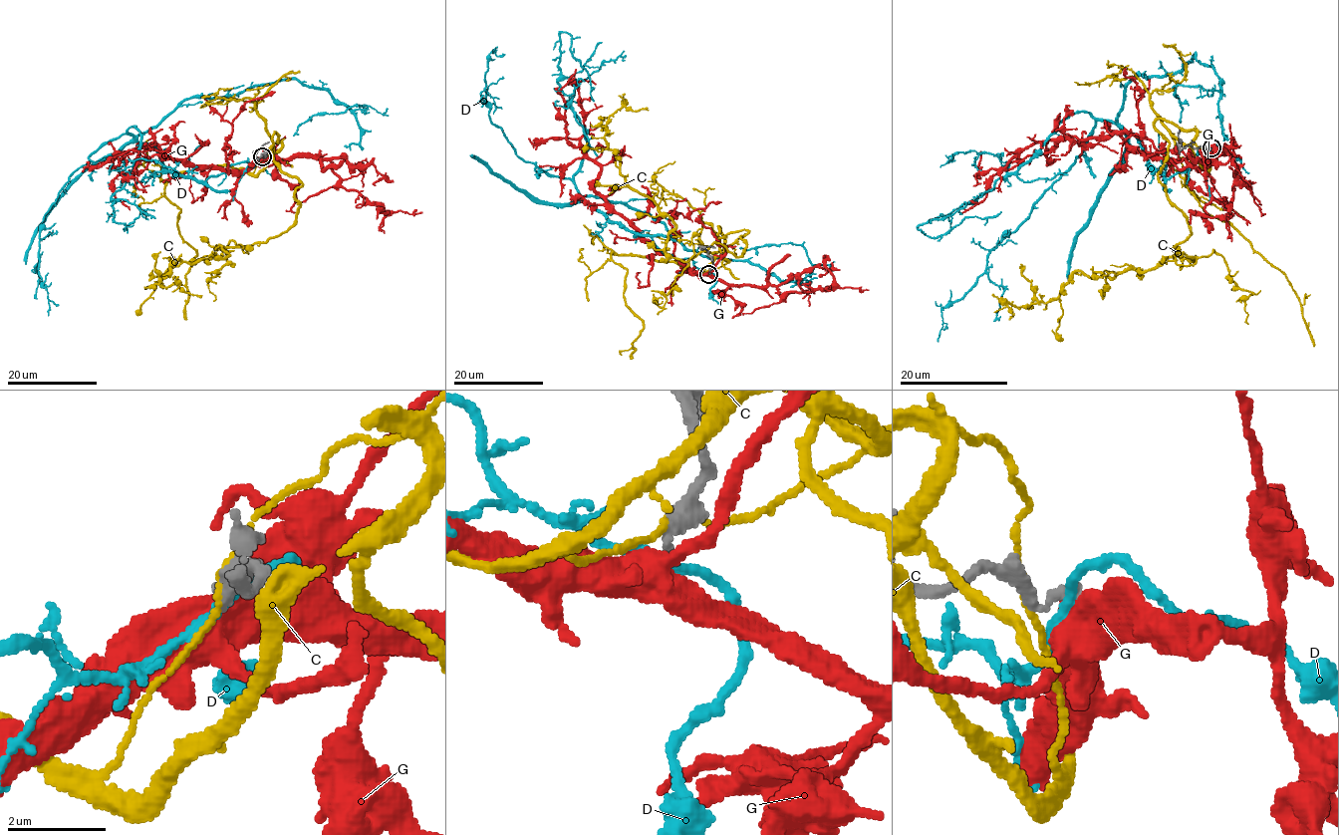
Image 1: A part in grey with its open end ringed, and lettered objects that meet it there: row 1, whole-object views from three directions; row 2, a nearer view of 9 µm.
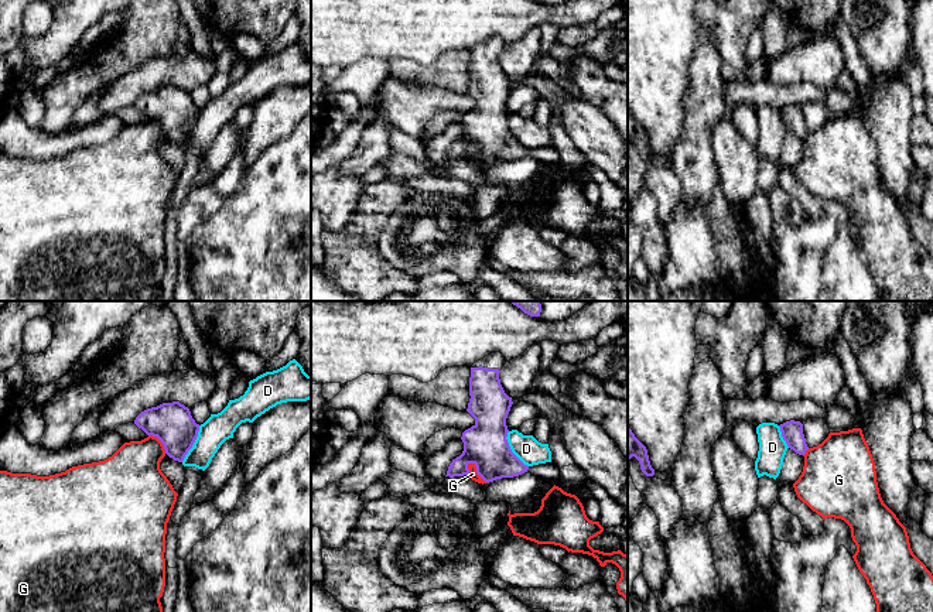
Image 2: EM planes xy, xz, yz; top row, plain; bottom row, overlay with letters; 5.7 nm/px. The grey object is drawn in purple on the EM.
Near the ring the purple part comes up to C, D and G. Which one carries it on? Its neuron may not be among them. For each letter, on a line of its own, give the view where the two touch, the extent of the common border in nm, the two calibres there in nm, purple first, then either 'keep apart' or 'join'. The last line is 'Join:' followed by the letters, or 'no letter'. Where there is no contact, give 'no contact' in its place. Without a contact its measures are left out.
C: no contact | keep apart
D: xz | 240 nm | 240/150 nm | keep apart
G: xz | 170 nm | 240/50 nm | keep apart
Join: no letter

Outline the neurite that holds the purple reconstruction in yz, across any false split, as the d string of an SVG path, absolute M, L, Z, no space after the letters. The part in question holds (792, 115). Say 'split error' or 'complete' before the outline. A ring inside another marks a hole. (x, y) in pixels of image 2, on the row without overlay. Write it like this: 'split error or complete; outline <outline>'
complete; outline M790 103L780 107L779 110L787 130L793 133L796 137L804 139L809 130L803 117L803 107L800 105Z

